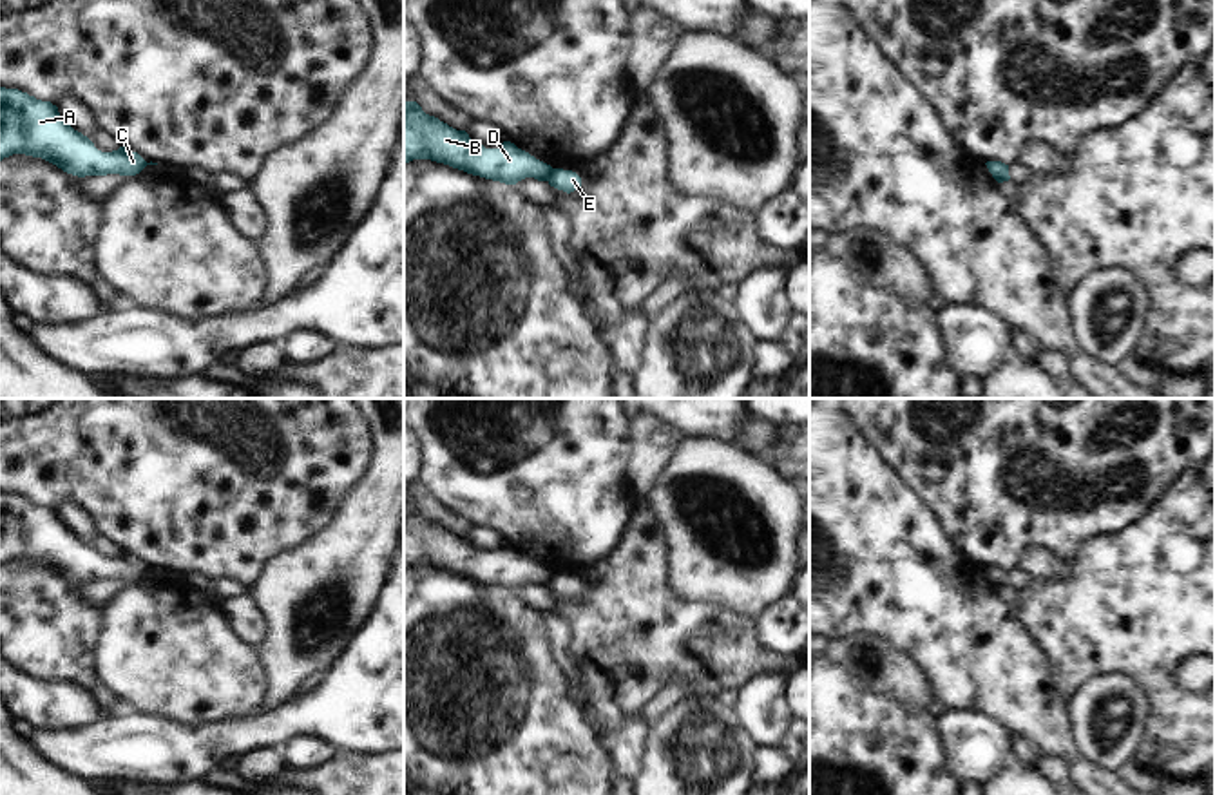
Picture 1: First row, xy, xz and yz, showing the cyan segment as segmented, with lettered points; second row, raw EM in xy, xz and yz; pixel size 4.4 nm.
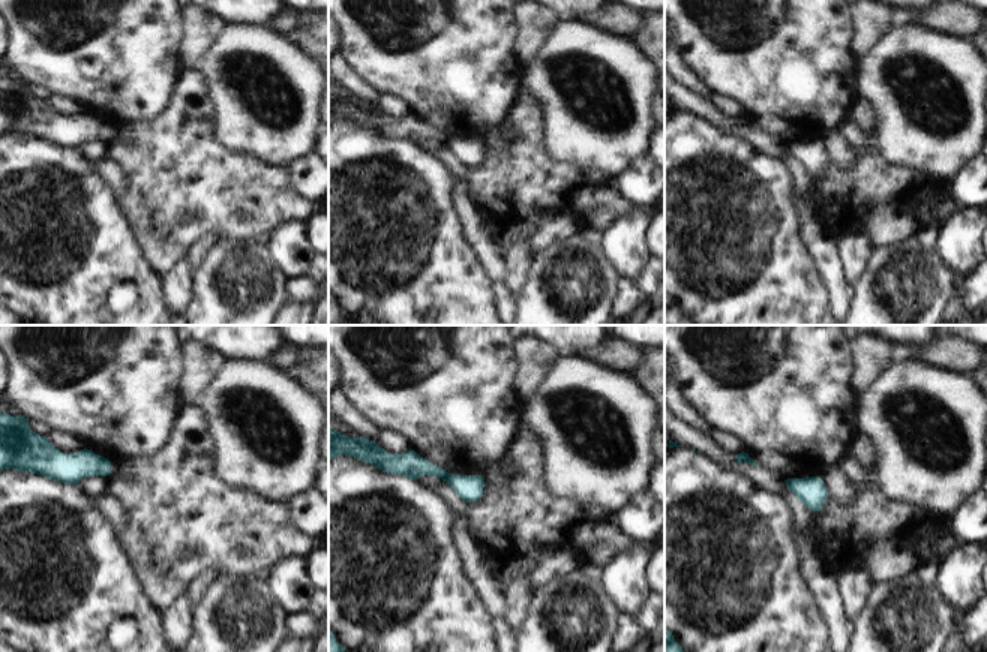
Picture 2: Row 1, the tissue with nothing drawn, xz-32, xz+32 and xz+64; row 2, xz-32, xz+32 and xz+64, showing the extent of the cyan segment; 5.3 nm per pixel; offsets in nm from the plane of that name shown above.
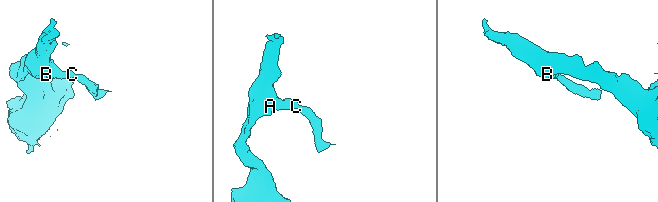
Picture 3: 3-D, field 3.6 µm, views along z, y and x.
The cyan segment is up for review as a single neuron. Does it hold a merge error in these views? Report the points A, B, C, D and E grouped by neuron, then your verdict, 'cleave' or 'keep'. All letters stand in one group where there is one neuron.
A B C D / E | cleave

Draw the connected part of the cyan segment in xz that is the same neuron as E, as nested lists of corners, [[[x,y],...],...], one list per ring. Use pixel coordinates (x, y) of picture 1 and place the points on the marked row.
[[[554,168],[549,185],[570,194],[581,187],[581,177],[572,170]]]

